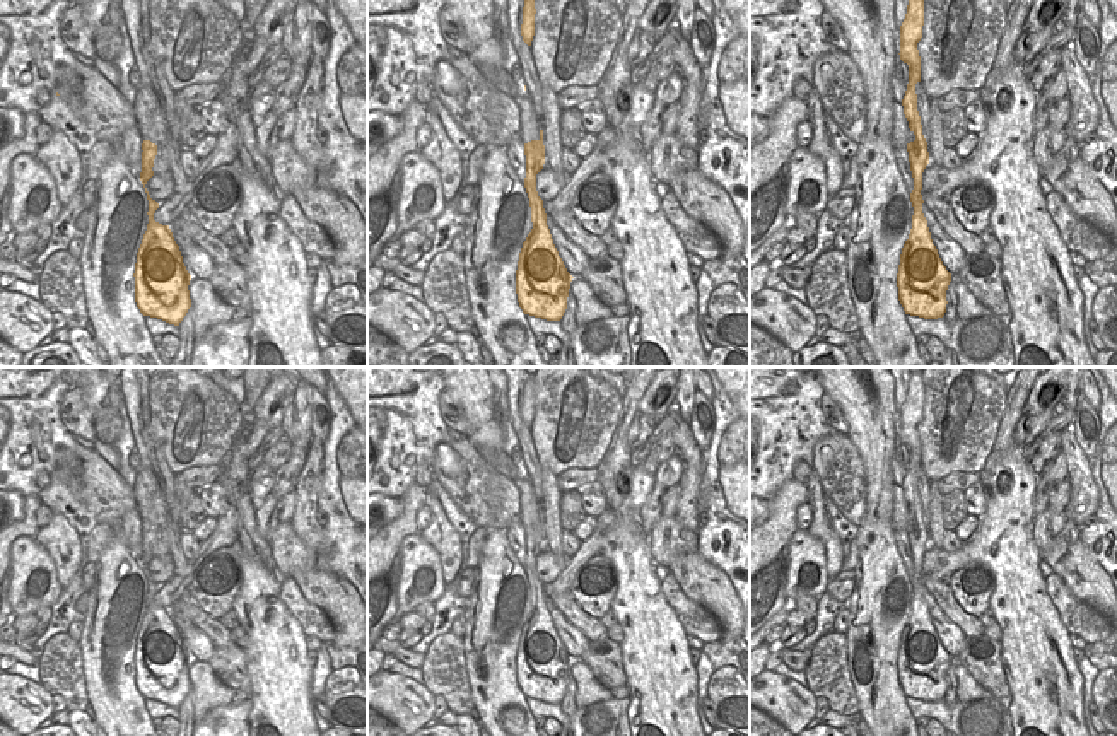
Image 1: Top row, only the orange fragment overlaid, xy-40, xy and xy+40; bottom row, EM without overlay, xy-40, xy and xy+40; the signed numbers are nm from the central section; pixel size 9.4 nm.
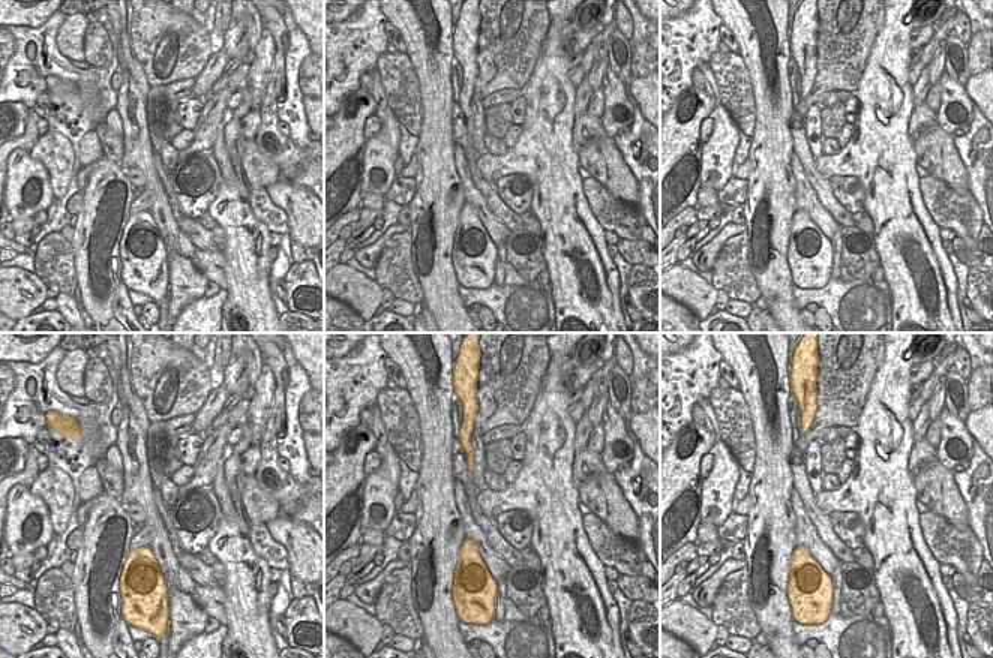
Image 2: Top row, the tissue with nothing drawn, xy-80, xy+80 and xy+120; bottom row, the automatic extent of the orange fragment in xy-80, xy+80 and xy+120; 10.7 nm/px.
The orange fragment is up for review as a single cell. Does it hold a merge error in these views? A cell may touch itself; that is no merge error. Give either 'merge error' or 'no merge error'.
no merge error

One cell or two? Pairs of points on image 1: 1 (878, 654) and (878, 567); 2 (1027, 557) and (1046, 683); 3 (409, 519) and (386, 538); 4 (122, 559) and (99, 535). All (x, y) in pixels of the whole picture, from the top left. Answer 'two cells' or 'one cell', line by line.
1: one cell
2: one cell
3: one cell
4: two cells

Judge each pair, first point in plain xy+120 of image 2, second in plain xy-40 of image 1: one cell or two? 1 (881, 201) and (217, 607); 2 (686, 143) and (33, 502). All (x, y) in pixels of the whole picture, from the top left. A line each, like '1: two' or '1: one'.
1: two
2: one

